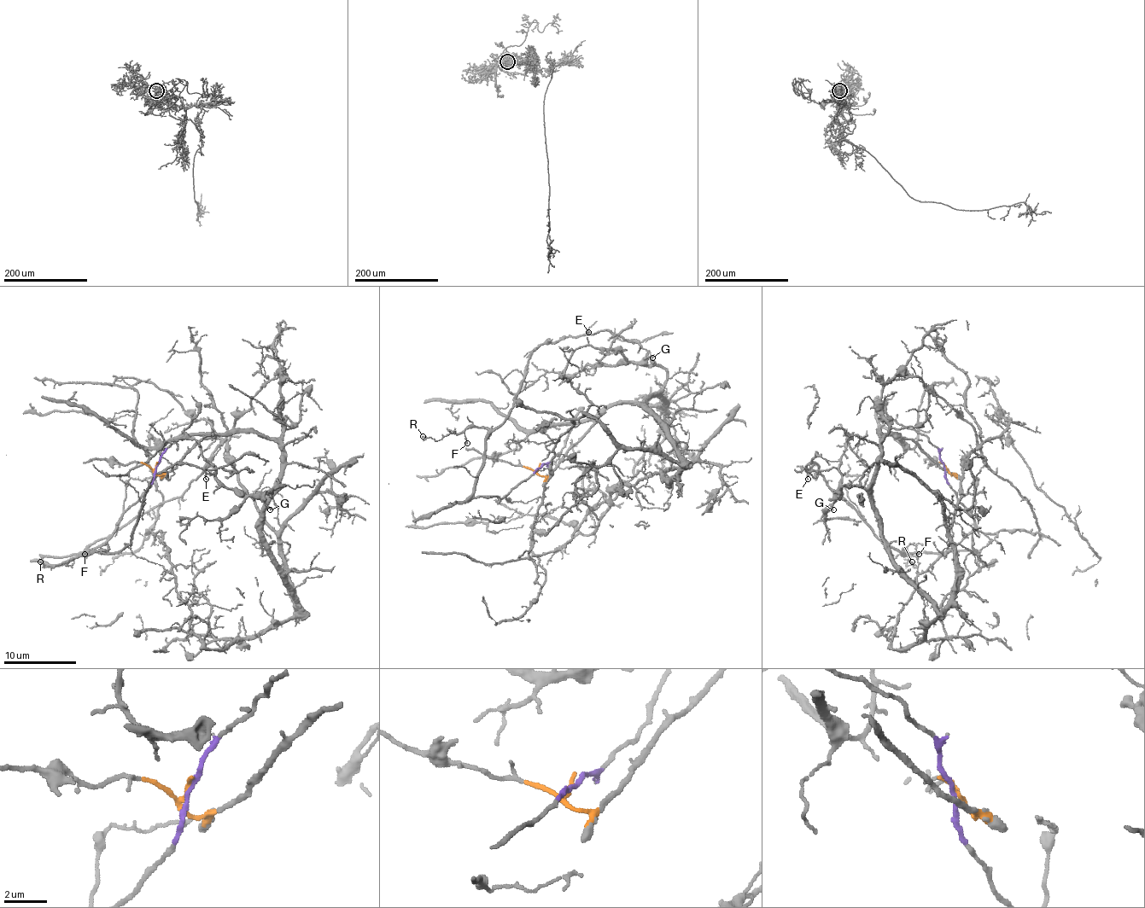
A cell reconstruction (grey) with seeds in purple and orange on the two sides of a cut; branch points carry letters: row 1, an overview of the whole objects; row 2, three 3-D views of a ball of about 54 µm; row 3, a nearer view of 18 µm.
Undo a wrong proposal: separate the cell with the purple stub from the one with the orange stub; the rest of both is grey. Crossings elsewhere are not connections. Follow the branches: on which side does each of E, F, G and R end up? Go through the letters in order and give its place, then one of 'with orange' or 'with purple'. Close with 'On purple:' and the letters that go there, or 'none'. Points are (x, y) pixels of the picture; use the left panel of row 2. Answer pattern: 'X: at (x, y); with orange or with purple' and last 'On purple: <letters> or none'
E: at (206, 479); with purple
F: at (84, 554); with purple
G: at (270, 509); with orange
R: at (40, 561); with purple
On purple: E, F, R

